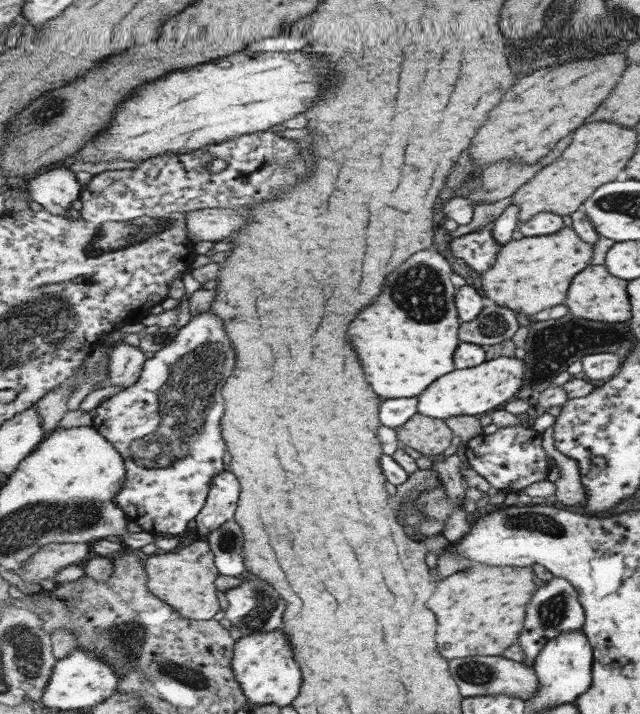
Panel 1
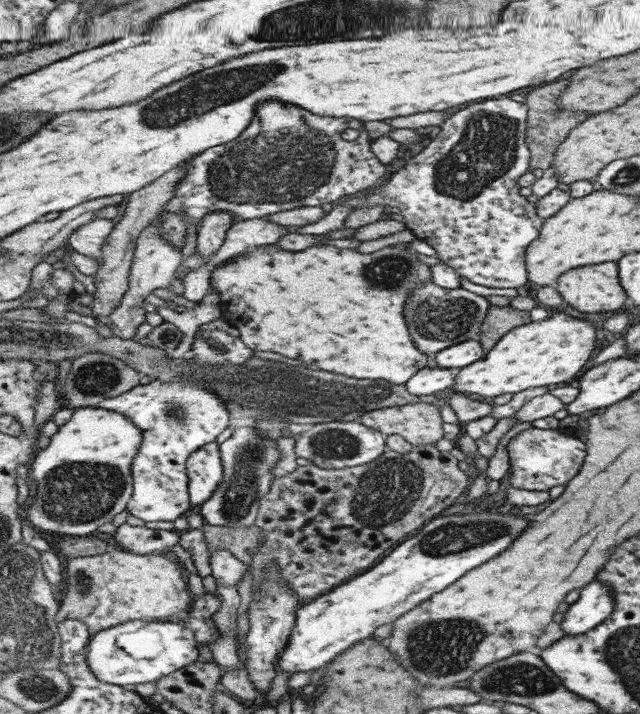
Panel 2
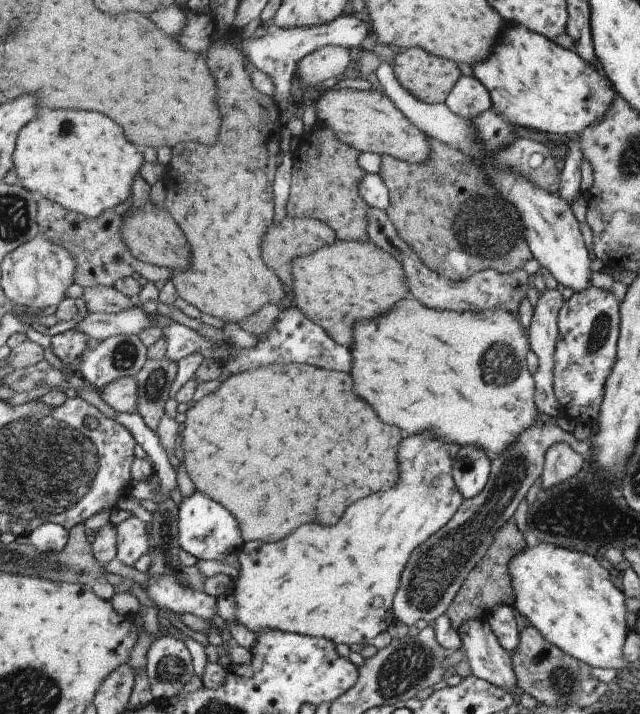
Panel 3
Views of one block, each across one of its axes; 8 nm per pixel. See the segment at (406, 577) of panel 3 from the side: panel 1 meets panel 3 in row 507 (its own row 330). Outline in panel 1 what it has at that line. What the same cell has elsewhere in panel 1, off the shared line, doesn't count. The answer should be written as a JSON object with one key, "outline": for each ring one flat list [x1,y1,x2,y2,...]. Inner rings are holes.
{"outline":[[488,302,477,319,461,323,460,339,484,347,511,340,521,328,516,315,511,308]]}

